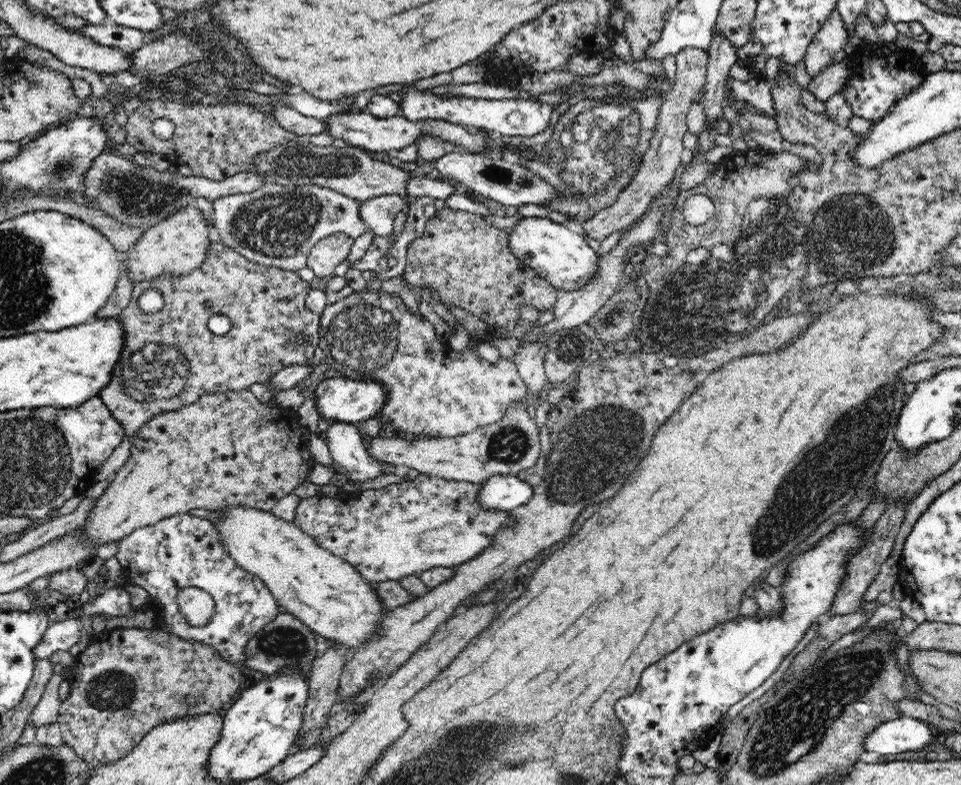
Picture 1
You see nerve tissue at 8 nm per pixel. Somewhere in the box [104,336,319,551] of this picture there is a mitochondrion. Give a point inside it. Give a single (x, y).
(159, 376)

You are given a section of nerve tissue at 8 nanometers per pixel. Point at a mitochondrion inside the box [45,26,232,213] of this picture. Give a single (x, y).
(62, 168)

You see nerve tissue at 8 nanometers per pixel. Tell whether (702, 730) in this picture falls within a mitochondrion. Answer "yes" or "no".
no

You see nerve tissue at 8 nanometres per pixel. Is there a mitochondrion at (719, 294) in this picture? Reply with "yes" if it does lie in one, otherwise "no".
yes

